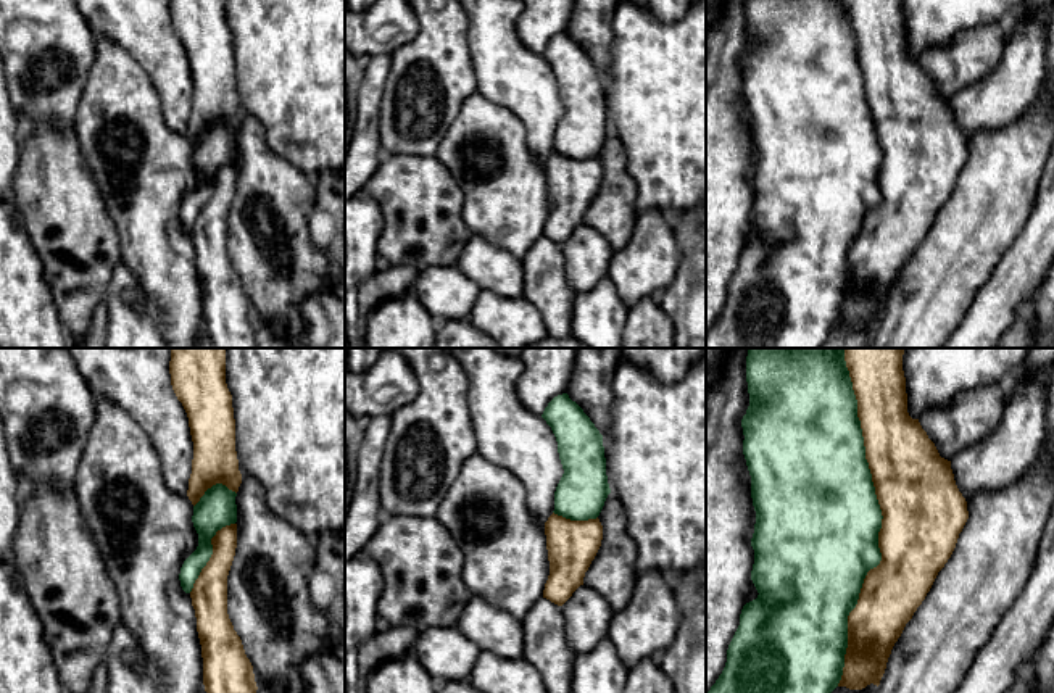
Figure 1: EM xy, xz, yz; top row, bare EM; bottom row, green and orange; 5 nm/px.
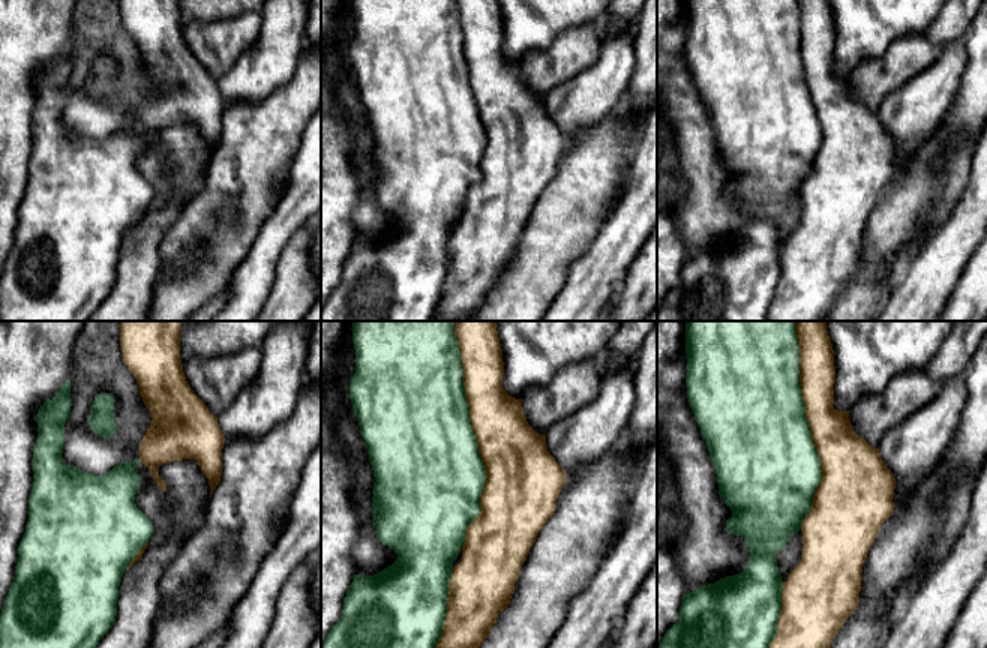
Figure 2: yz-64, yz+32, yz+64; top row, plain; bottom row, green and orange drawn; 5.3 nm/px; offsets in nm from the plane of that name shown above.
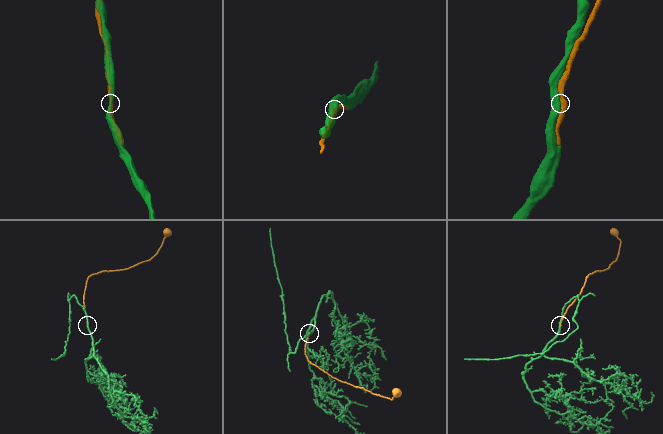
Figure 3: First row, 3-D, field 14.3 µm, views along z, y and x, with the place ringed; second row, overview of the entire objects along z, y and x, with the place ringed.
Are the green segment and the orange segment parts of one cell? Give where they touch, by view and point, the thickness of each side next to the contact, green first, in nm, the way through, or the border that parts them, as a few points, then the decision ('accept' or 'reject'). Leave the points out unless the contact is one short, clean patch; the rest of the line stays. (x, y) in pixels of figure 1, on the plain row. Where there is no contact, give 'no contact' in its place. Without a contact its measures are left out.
yz (880, 163) | 500/400 nm | accept

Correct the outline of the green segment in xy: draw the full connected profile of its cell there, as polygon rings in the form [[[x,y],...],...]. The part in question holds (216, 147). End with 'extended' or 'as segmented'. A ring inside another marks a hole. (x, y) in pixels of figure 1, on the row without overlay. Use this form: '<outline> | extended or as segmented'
[[[169,0],[171,24],[182,42],[193,81],[192,113],[187,135],[193,143],[192,161],[198,172],[197,189],[184,200],[179,213],[181,226],[192,237],[197,256],[197,271],[203,297],[203,324],[214,348],[256,348],[256,321],[253,305],[227,253],[227,214],[237,187],[237,143],[235,135],[242,122],[235,90],[235,58],[232,34],[226,23],[226,0]]] | extended

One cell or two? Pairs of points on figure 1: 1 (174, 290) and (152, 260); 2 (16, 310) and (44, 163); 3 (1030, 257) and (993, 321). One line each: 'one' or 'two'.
1: one
2: two
3: one

